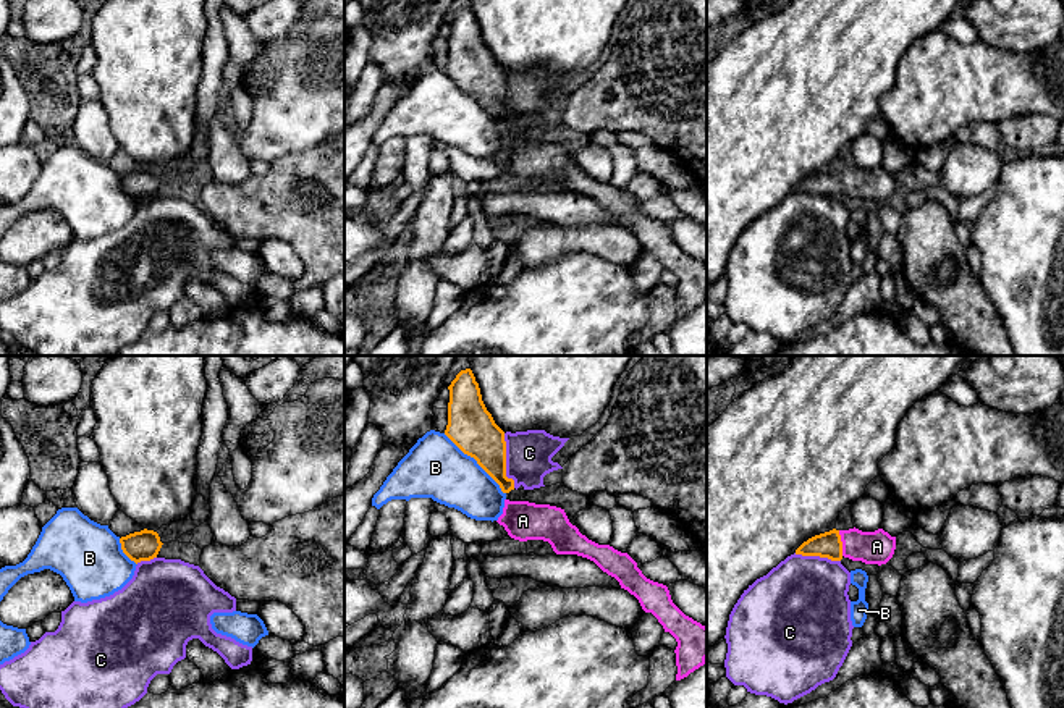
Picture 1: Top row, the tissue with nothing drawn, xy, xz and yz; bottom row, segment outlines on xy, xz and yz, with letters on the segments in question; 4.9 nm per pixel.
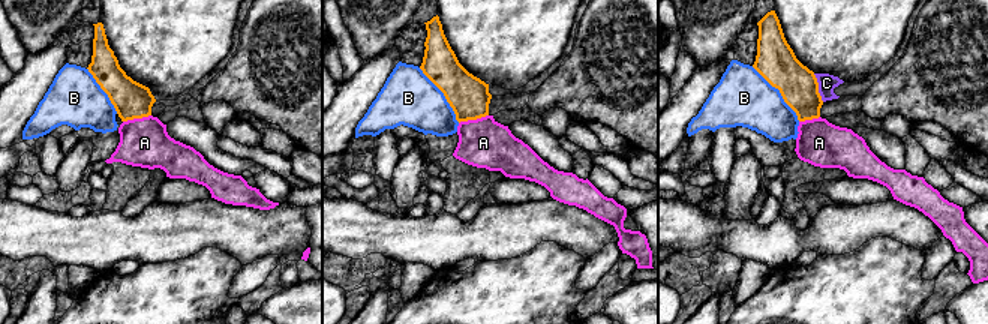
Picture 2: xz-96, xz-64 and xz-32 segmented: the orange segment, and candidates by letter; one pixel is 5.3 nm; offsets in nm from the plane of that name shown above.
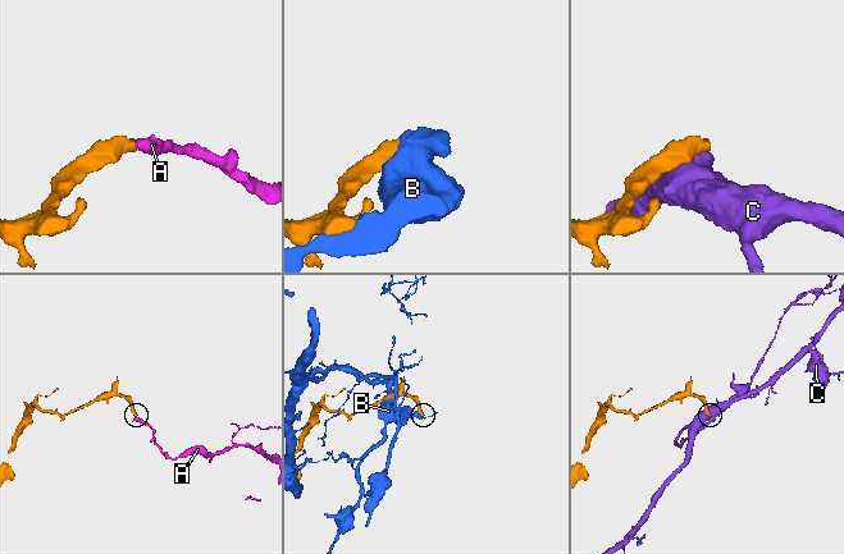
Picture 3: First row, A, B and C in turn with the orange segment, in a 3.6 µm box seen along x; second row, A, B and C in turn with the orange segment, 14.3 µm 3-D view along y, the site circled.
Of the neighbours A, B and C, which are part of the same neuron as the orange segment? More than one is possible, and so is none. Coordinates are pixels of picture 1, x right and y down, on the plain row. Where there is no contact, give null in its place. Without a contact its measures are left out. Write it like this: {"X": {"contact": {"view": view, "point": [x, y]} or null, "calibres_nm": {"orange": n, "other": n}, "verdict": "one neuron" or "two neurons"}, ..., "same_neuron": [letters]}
{"A": {"contact": {"view": "yz", "point": [841, 181]}, "calibres_nm": {"orange": 130, "other": 160}, "verdict": "one neuron"}, "B": {"contact": {"view": "xz", "point": [476, 97]}, "calibres_nm": {"orange": 240, "other": 300}, "verdict": "two neurons"}, "C": {"contact": {"view": "xz", "point": [505, 99]}, "calibres_nm": {"orange": 240, "other": 220}, "verdict": "two neurons"}, "same_neuron": ["A"]}

